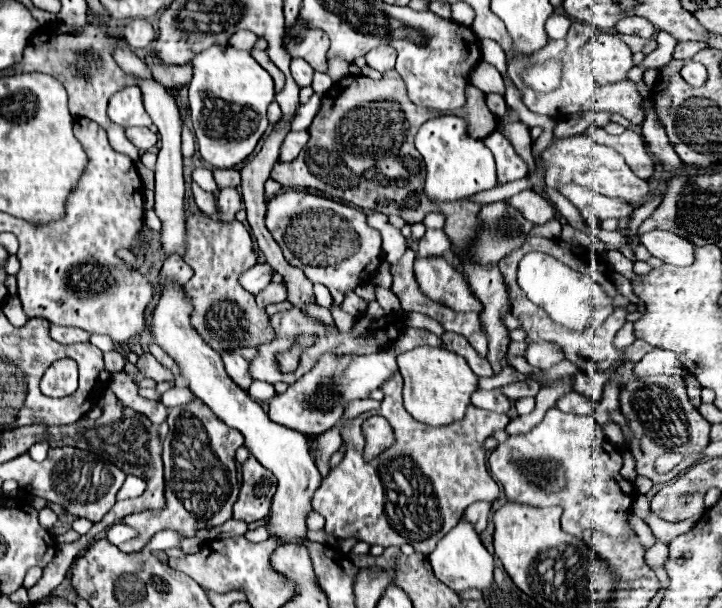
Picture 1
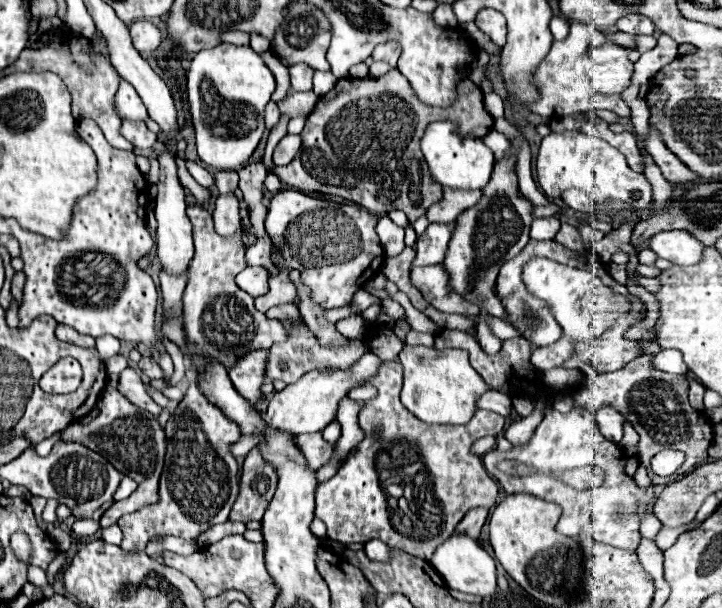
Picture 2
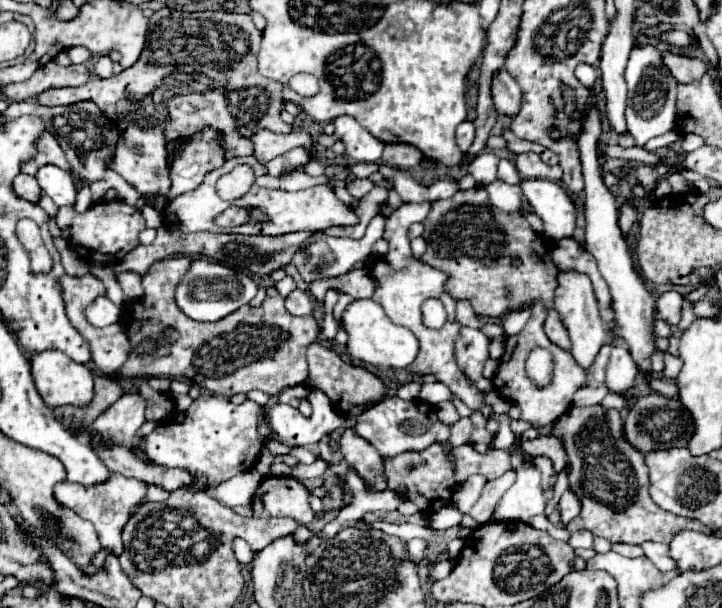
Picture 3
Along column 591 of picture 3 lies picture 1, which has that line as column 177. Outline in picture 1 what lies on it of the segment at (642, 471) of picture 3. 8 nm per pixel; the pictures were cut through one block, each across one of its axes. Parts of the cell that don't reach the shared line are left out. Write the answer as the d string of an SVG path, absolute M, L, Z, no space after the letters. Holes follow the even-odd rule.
M192 400L190 404L182 404L182 406L176 406L176 408L172 408L170 412L168 412L168 426L170 426L170 432L168 432L168 436L164 438L164 478L166 478L166 508L164 510L156 510L156 512L152 512L152 510L148 510L148 512L140 512L140 514L130 514L130 516L126 516L124 518L124 524L128 524L128 526L134 526L136 530L138 530L138 538L134 538L132 542L124 542L122 546L118 546L122 552L126 552L126 554L134 554L134 552L140 552L150 540L152 540L152 536L154 534L158 534L158 532L162 532L162 530L176 530L176 532L180 532L180 534L184 534L184 536L194 536L196 534L196 530L200 530L200 528L212 528L212 526L220 526L220 524L224 524L224 522L228 522L230 518L232 518L232 504L236 502L236 498L238 498L238 482L236 482L236 450L239 447L244 445L244 437L242 434L234 429L228 428L224 422L220 422L214 414L212 414L212 410L208 410L208 406L204 406L200 400ZM196 418L200 420L200 424L202 424L202 428L206 428L206 434L208 434L208 442L210 442L210 448L212 448L212 452L214 452L214 456L218 458L218 460L210 460L210 448L204 448L204 444L202 444L202 428L196 428Z

